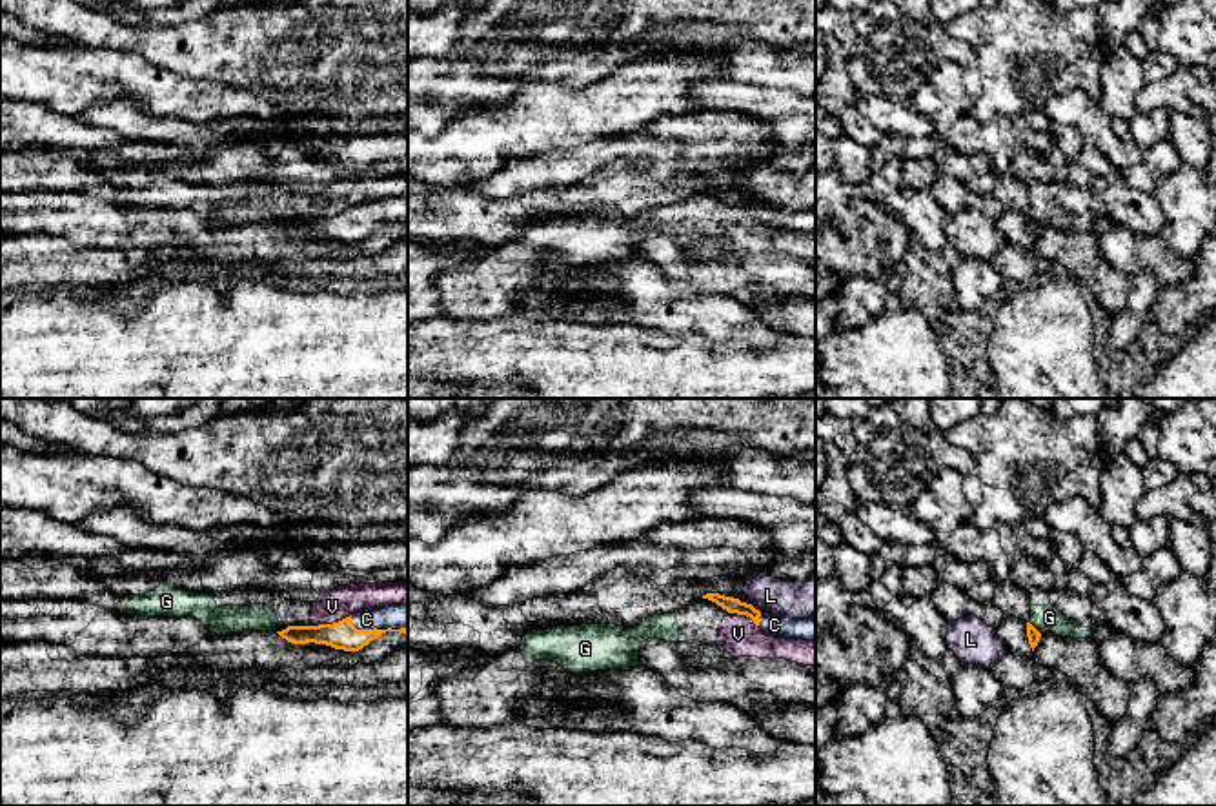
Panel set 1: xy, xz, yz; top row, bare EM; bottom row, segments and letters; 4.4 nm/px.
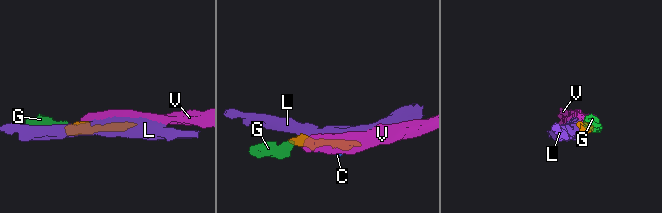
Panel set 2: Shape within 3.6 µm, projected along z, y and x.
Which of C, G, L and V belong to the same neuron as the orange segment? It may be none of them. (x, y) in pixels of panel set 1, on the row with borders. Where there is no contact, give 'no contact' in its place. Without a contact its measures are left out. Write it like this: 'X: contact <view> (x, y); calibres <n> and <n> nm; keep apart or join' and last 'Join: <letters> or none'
C: contact xy (375, 628); calibres 130 and 110 nm; join
G: contact yz (1034, 628); calibres 60 and 110 nm; keep apart
L: contact xz (754, 608); calibres 70 and 160 nm; keep apart
V: contact xy (330, 624); calibres 130 and 140 nm; keep apart
Join: C

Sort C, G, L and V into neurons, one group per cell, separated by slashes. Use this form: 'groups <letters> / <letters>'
groups C / G V / L

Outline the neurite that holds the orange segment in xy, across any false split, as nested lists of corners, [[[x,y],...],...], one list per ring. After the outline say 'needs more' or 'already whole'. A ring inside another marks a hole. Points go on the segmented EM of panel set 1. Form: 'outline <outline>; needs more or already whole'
outline [[[408,604],[360,610],[333,624],[288,626],[277,633],[291,644],[315,642],[359,651],[386,631],[408,635]]]; needs more

